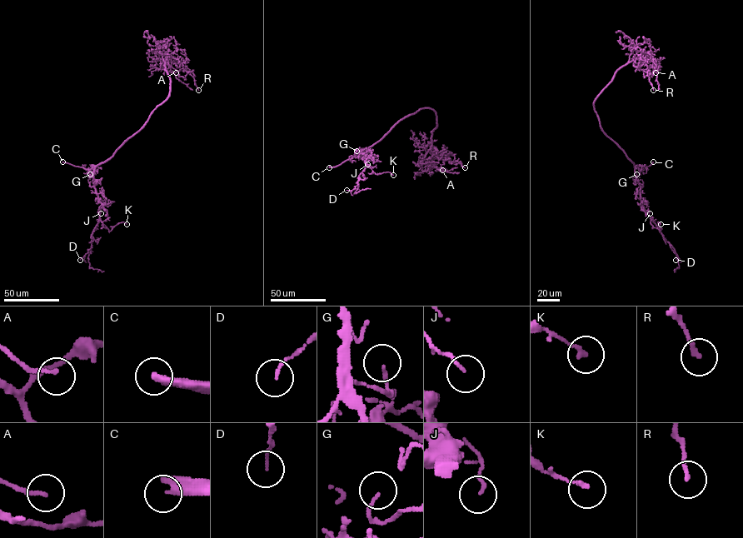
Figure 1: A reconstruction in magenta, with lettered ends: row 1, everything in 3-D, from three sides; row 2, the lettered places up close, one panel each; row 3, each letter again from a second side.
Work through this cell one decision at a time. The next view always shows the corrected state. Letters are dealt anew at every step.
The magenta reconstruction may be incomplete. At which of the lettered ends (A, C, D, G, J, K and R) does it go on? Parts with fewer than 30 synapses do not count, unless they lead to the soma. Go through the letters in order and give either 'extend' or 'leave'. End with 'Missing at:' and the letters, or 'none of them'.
A: leave
C: extend
D: extend
G: leave
J: leave
K: leave
R: leave
Missing at: C, D

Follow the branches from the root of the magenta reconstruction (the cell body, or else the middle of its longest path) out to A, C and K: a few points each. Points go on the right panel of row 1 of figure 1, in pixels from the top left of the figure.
A: (610, 138), (600, 126), (595, 100), (620, 67), (645, 53), (652, 57), (655, 72)
C: (610, 138), (639, 169), (653, 161)
K: (610, 138), (634, 163), (642, 207), (650, 223), (660, 231), (657, 222), (660, 224)

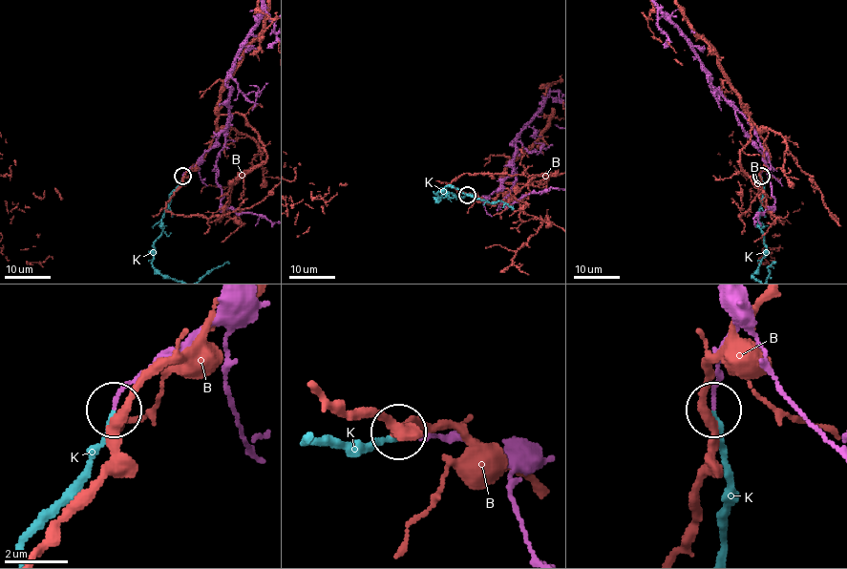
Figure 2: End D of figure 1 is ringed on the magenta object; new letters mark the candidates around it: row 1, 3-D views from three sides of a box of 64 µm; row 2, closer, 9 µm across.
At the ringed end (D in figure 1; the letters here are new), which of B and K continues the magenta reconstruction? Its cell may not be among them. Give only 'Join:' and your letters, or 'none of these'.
Join: K

